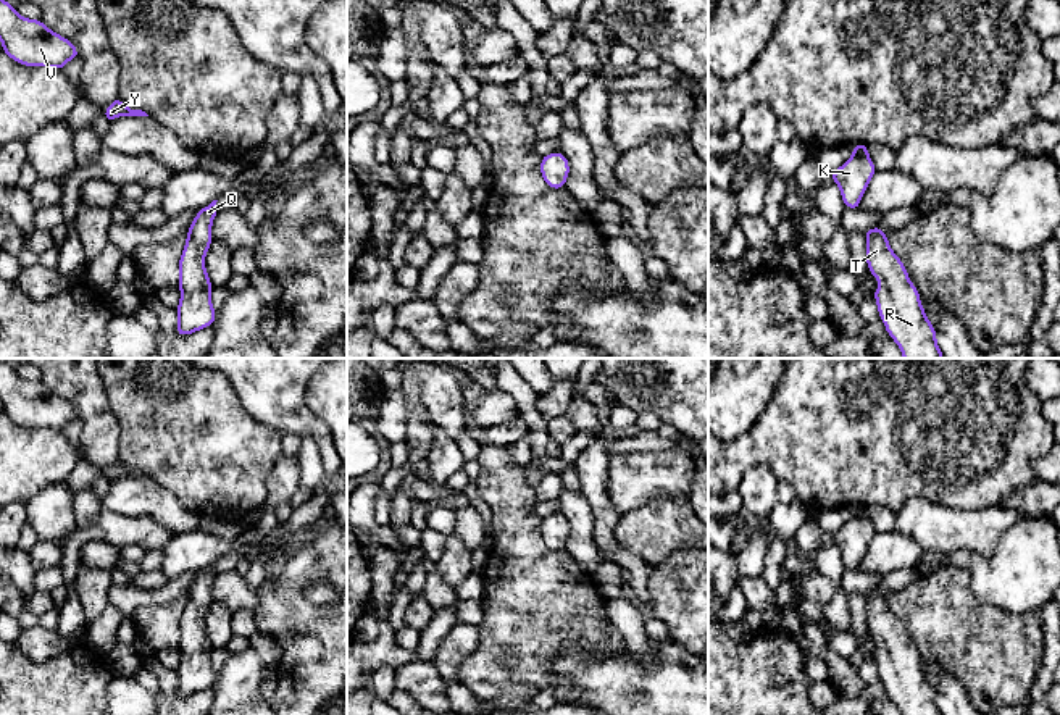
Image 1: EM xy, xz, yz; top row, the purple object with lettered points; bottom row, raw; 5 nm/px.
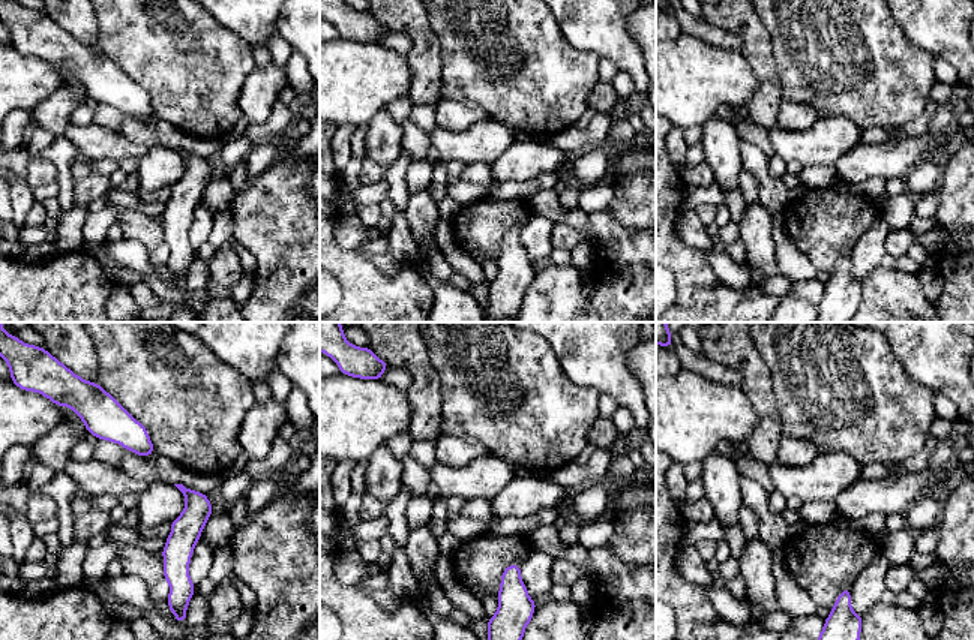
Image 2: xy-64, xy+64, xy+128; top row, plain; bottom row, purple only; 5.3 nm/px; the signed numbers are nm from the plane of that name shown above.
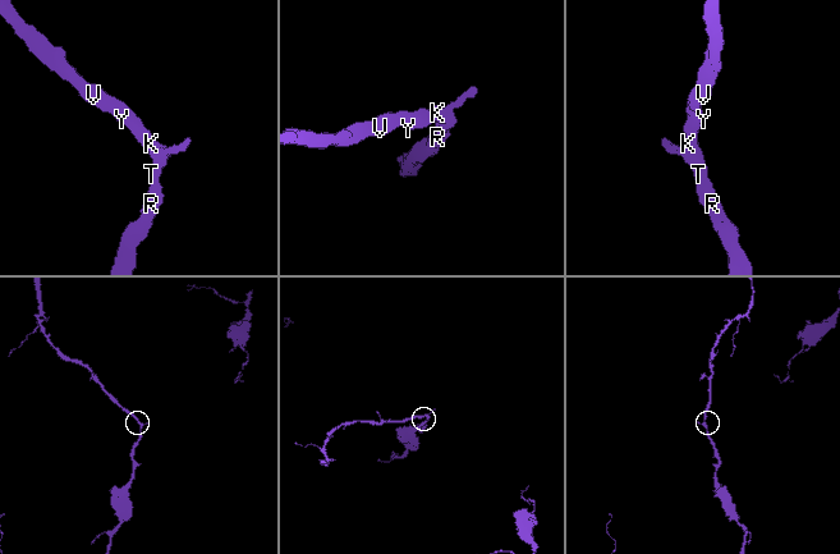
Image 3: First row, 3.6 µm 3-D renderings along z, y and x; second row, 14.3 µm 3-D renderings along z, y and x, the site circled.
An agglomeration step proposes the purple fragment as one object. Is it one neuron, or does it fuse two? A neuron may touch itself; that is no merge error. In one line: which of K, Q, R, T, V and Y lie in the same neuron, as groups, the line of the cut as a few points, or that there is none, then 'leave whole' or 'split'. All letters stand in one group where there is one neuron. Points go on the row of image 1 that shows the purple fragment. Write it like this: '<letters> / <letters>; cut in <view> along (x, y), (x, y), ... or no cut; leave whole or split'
K Q R T V Y; no cut; leave whole

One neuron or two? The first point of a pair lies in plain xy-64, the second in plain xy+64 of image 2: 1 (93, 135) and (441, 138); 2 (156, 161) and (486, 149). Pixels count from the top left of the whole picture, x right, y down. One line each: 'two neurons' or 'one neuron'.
1: one neuron
2: two neurons

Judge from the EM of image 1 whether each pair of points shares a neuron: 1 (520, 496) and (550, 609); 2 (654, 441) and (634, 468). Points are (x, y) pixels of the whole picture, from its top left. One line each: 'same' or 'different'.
1: same
2: different

